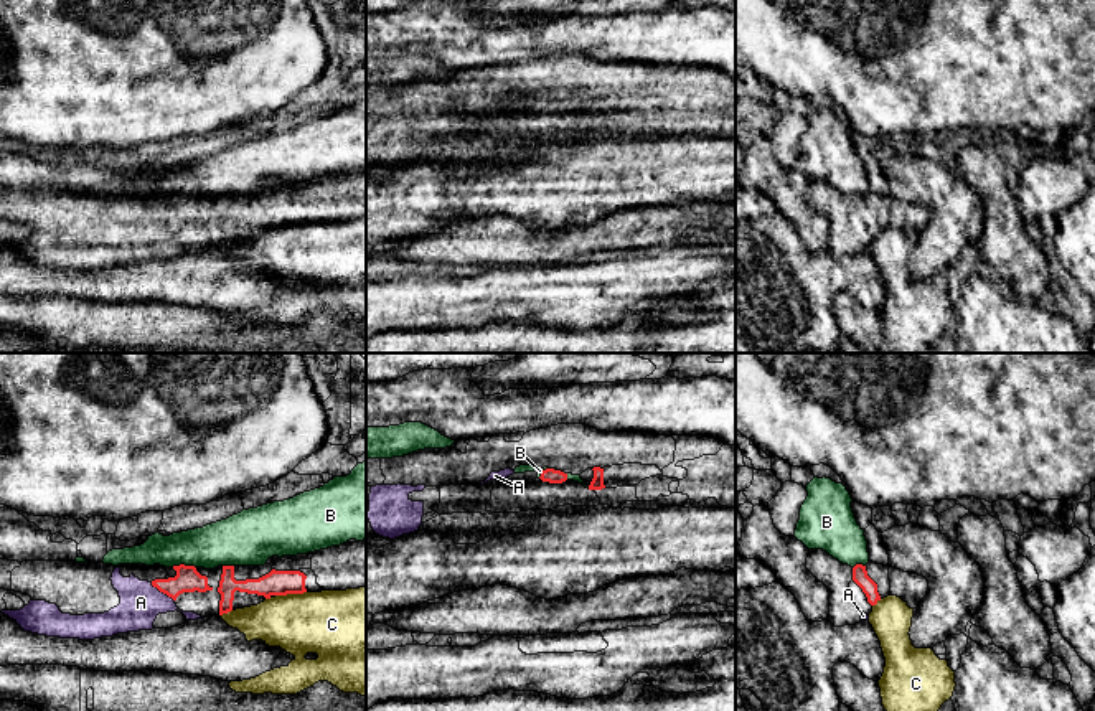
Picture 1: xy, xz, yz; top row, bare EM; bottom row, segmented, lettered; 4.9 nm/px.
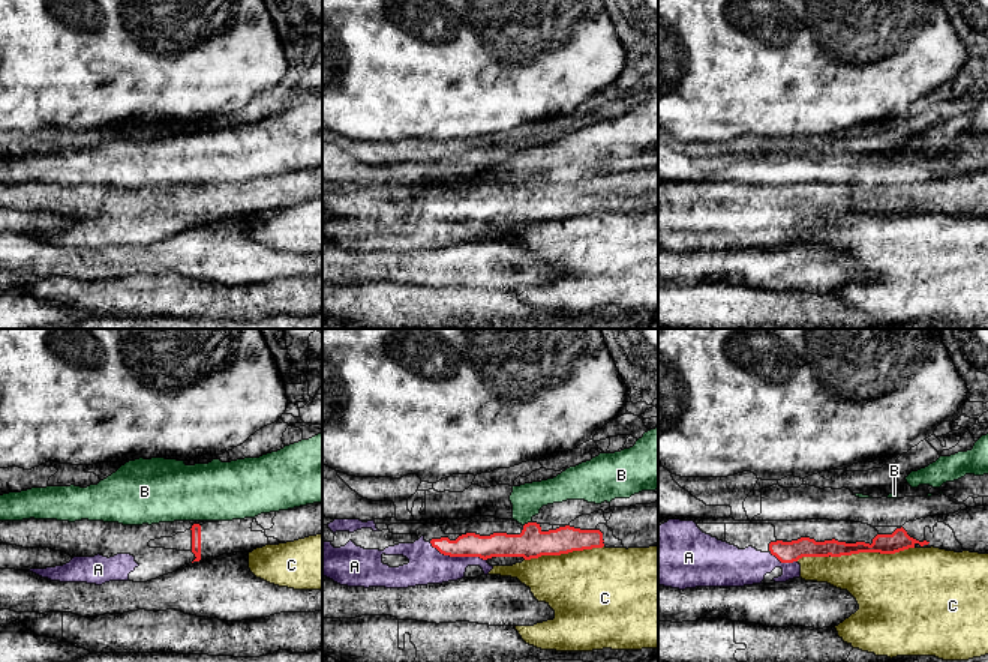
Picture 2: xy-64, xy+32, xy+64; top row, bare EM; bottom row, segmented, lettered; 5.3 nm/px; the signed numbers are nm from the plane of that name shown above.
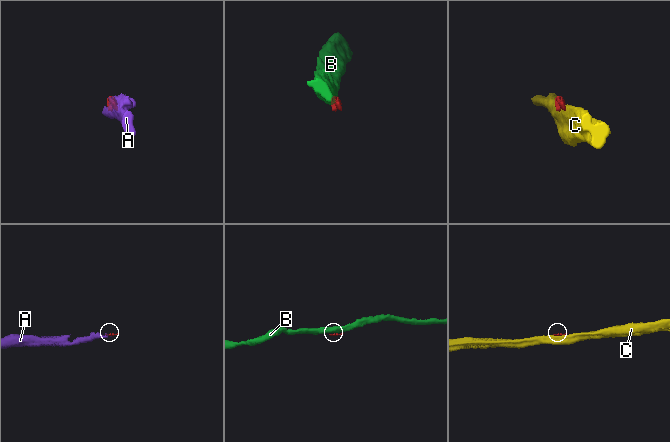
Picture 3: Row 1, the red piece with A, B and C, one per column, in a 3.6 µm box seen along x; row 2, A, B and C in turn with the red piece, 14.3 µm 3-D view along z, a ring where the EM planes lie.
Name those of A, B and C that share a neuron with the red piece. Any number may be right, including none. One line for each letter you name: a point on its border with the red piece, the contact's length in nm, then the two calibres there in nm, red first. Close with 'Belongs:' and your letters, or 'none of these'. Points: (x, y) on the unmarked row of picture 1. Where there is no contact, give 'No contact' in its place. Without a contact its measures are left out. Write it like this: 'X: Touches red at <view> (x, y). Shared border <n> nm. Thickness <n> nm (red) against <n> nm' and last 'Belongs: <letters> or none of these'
A: Touches red at xy (162, 221). Shared border 150 nm. Thickness 120 nm (red) against 200 nm
Belongs: A

